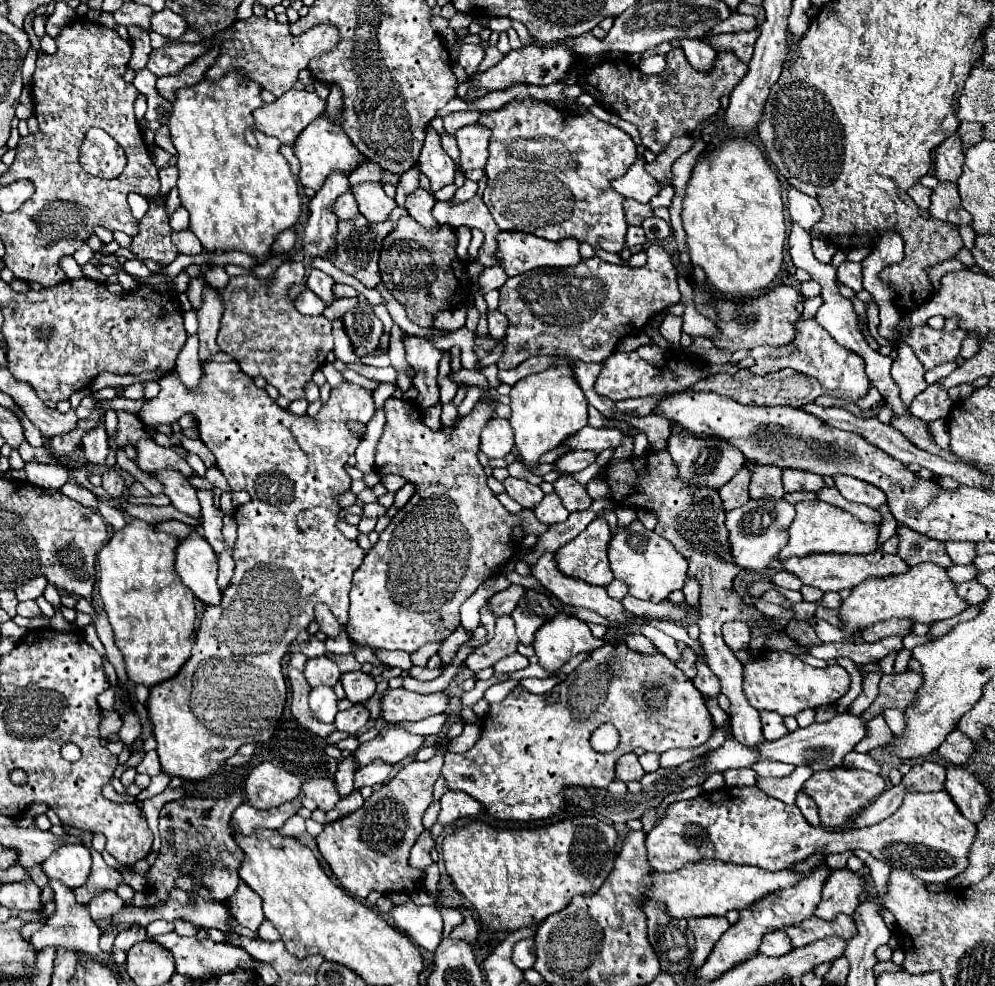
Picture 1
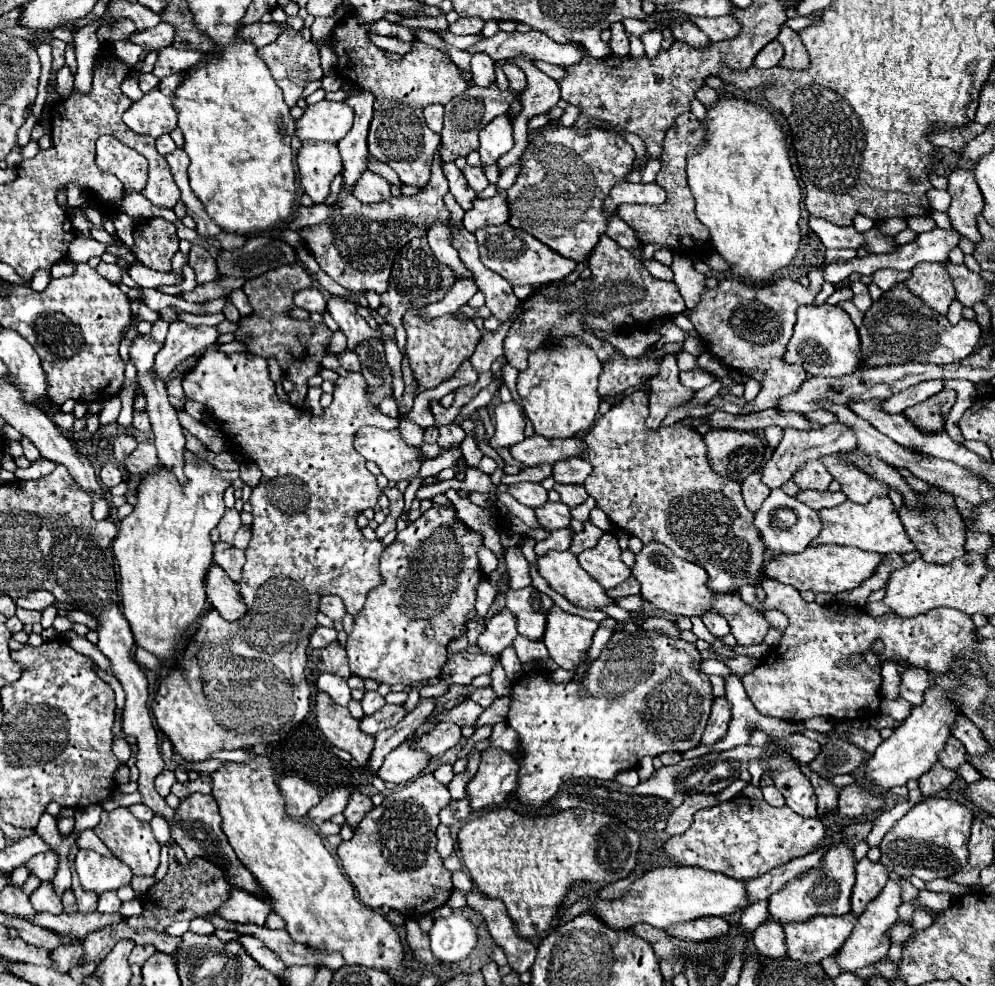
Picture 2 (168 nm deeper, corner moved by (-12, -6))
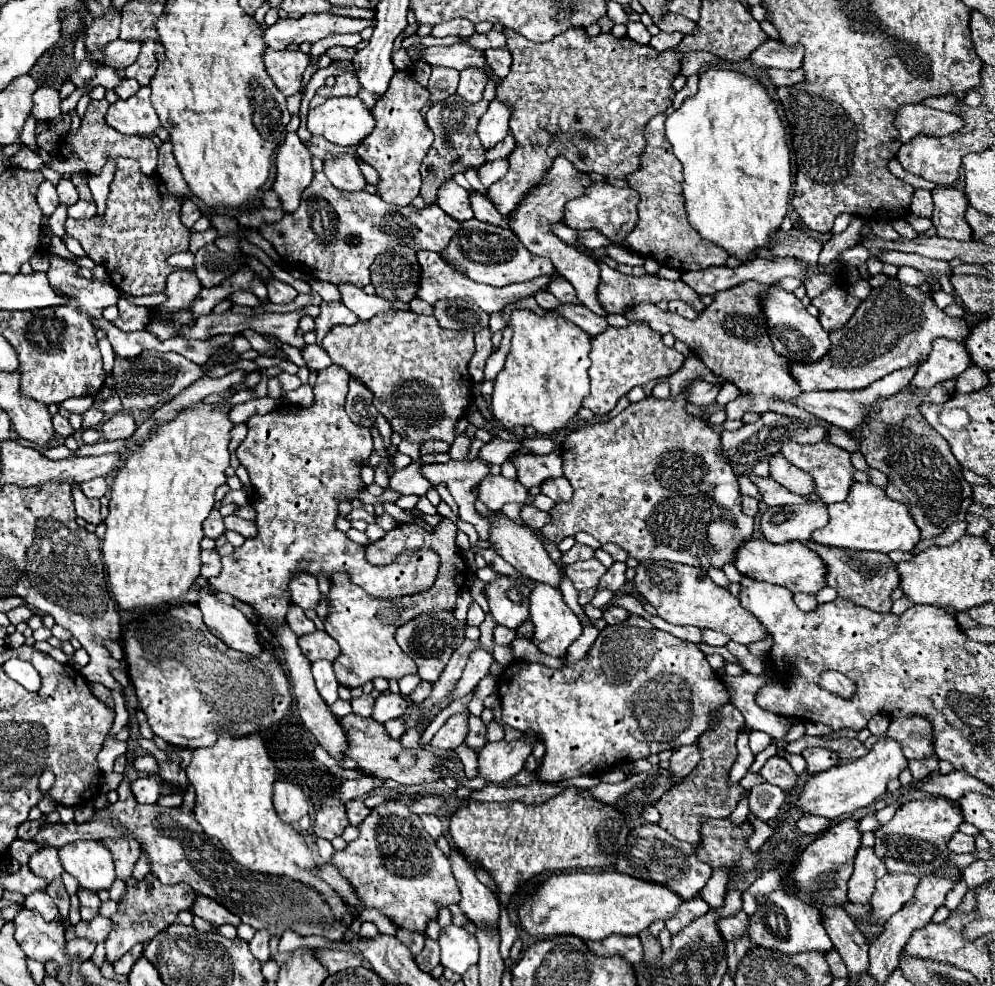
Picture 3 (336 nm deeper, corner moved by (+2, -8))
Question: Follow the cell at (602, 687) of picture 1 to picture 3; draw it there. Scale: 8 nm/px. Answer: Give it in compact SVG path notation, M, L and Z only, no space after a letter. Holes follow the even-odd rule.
M628 616L622 624L616 626L606 626L600 636L596 638L596 642L592 644L592 648L588 650L586 658L578 660L578 662L568 662L566 658L562 660L562 668L548 668L544 664L538 662L526 662L526 660L516 660L512 662L500 676L498 680L498 694L502 700L502 720L504 724L512 726L514 730L520 732L536 732L540 736L540 740L546 744L546 756L544 760L540 760L540 768L536 772L536 776L542 782L560 782L560 780L568 780L568 778L576 778L582 774L592 774L592 772L600 772L612 766L618 766L622 762L632 762L632 760L640 760L640 758L648 758L650 754L658 754L662 750L676 750L680 746L688 746L688 744L696 744L698 738L712 728L712 720L714 714L730 700L728 690L724 686L724 682L720 680L720 676L710 668L710 664L706 662L706 656L702 654L702 650L698 648L698 644L692 642L684 642L668 632L662 632L658 628L654 628L648 620L640 618L640 616Z

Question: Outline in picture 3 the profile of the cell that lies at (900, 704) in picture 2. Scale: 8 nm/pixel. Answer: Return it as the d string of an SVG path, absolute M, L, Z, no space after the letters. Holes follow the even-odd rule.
M906 718L906 720L892 720L888 732L882 738L870 736L864 742L864 748L872 750L872 746L878 740L896 740L902 746L902 754L906 758L924 758L926 754L932 754L932 734L930 734L930 722L924 718Z

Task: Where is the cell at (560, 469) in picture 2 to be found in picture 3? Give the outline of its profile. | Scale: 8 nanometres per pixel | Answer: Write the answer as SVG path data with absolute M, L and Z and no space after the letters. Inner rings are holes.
M560 452L550 454L510 454L508 460L514 464L518 472L518 480L526 486L540 486L546 478L558 478L562 476L562 458Z

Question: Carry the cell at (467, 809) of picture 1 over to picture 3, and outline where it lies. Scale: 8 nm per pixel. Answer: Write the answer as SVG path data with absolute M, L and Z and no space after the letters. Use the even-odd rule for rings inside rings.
M528 732L526 738L520 740L500 740L486 744L478 752L478 776L496 784L510 780L524 768L524 762L532 754L532 744L536 740L538 734Z

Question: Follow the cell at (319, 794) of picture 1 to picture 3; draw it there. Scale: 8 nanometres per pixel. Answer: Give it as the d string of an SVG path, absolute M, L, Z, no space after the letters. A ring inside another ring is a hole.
M350 800L350 802L346 804L346 814L348 814L352 826L358 826L370 812L372 812L372 810L370 810L362 800Z

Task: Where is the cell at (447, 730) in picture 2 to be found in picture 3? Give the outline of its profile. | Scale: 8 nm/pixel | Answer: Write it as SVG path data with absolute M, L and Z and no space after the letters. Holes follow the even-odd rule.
M462 712L462 714L452 714L444 726L434 734L430 746L438 748L438 750L454 750L458 748L466 736L468 736L468 716L470 712Z

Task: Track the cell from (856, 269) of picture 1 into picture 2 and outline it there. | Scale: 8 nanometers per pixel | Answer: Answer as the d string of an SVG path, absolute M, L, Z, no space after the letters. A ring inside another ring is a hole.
M882 268L872 274L874 284L884 292L894 288L898 282L904 282L906 278L910 278L910 272L900 272L900 270L892 270L892 268Z

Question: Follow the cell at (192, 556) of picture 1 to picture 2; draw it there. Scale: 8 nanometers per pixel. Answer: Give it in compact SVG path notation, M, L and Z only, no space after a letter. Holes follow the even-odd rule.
M212 564L206 572L206 596L208 602L222 614L222 618L234 622L244 616L246 604L238 592L238 584L218 566Z

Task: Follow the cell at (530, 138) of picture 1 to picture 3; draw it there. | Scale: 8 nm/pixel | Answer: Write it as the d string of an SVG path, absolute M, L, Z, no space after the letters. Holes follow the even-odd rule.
M556 158L554 166L548 170L546 178L542 180L542 186L536 186L534 190L530 190L530 194L510 214L510 228L522 240L526 250L530 250L536 256L546 256L552 260L556 270L574 286L578 298L596 316L606 316L606 310L602 308L602 304L598 302L598 296L594 294L594 290L598 288L598 282L600 282L600 268L594 262L594 258L582 254L574 246L568 246L558 236L550 234L550 222L562 222L562 206L570 198L576 198L578 194L582 194L582 190L586 190L586 186L590 186L590 180L586 174L576 172L574 166L570 166L570 162L566 162L566 158Z

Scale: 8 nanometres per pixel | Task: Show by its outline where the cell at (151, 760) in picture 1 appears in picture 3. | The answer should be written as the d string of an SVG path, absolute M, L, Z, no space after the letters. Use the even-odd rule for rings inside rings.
M138 778L132 782L132 794L140 804L156 804L160 798L160 778Z

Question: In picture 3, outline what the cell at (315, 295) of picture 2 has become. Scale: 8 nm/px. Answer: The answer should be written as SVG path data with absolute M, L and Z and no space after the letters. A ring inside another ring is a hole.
M270 278L268 284L266 284L266 288L268 288L268 298L270 298L270 302L276 302L276 304L288 304L288 302L292 302L292 300L296 298L296 294L298 294L290 284L284 284L284 282L276 280L276 278Z

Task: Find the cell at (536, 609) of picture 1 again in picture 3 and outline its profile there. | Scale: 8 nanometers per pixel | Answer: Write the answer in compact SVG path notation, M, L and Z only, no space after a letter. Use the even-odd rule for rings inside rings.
M500 576L486 584L484 588L490 612L498 624L506 628L518 628L528 618L528 594L530 588L508 576Z

